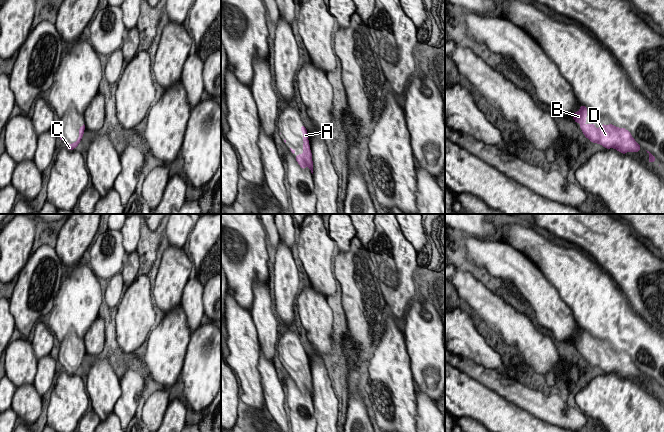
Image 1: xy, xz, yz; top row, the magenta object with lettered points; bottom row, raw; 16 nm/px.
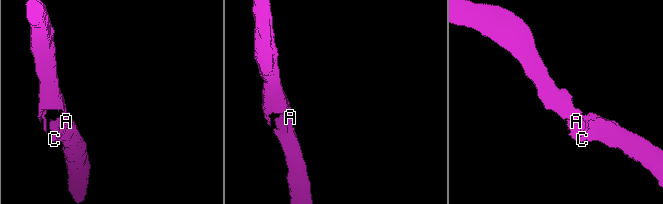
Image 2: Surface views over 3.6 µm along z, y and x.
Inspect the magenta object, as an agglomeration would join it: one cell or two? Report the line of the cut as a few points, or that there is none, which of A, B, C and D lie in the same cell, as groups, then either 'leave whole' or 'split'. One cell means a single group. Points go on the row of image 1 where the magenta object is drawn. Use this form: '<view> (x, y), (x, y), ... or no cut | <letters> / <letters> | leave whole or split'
no cut | A B C D | leave whole

